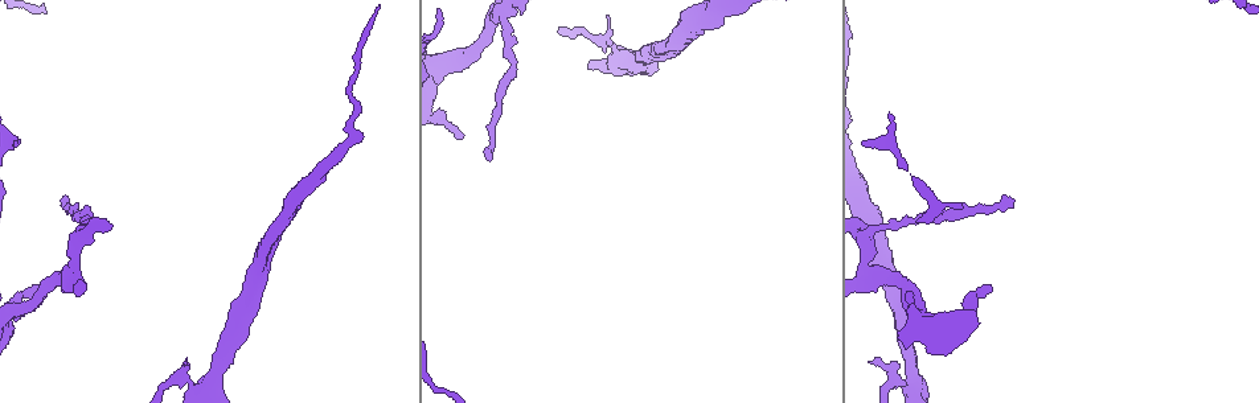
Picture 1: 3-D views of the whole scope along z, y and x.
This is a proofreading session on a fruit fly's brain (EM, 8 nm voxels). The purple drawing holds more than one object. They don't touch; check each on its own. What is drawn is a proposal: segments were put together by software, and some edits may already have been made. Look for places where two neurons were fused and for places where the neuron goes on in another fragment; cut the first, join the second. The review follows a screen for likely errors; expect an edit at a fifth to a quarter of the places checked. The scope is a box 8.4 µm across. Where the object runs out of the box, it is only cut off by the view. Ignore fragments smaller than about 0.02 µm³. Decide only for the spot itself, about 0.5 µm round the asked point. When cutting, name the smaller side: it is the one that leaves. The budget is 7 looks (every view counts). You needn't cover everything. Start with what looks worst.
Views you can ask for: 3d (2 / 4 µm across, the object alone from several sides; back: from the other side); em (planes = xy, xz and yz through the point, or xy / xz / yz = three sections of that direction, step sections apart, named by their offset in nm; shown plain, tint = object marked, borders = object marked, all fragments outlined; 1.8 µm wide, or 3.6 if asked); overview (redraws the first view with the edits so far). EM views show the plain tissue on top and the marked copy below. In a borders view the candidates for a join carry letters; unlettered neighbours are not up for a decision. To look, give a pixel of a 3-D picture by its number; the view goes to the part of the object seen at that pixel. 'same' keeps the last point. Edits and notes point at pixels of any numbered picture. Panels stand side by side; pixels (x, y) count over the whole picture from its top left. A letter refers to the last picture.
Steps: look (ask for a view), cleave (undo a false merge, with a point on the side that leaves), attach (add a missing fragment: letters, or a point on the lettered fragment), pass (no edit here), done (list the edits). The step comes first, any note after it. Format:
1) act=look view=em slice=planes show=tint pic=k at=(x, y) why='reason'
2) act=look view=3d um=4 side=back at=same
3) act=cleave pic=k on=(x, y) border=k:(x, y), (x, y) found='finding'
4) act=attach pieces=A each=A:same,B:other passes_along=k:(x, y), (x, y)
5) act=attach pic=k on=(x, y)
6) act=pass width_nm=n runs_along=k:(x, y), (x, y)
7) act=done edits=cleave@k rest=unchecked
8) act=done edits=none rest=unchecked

act=look view=em slice=xy step=8 show=tint pic=1 at=(988, 289) why='free end'

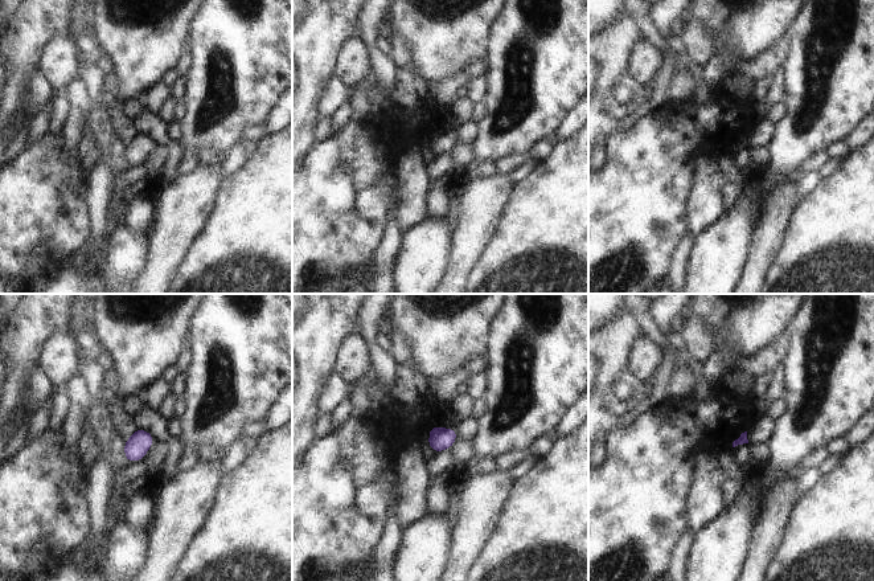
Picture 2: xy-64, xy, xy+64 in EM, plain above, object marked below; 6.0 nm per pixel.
act=look view=em slice=planes show=borders at=same why='another direction'

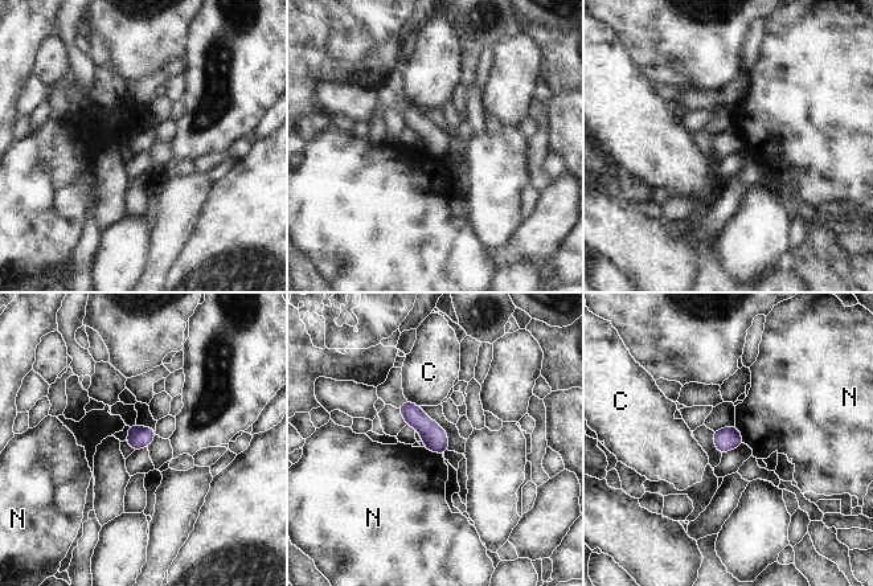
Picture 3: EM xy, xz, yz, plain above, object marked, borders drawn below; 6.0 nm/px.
act=pass longest_contact=N:130nm each=C:other,N:other border=3:(423, 447), (438, 451), (442, 455) found='no lettered fragment goes on from it'

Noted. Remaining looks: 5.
act=look view=3d um=4 pic=1 at=(489, 161) why='tapers out'

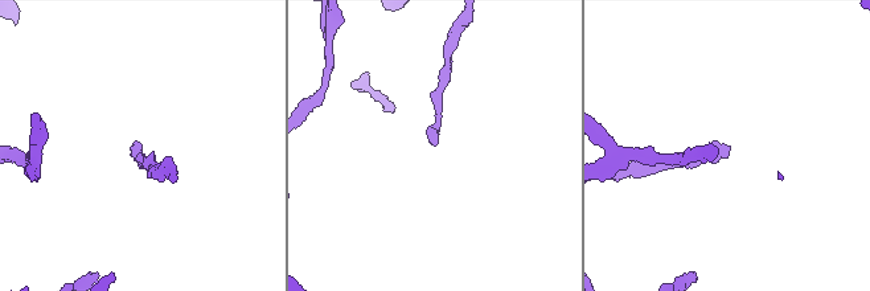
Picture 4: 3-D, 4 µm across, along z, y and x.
act=look view=em slice=xy step=16 show=borders pic=4 at=(727, 152)

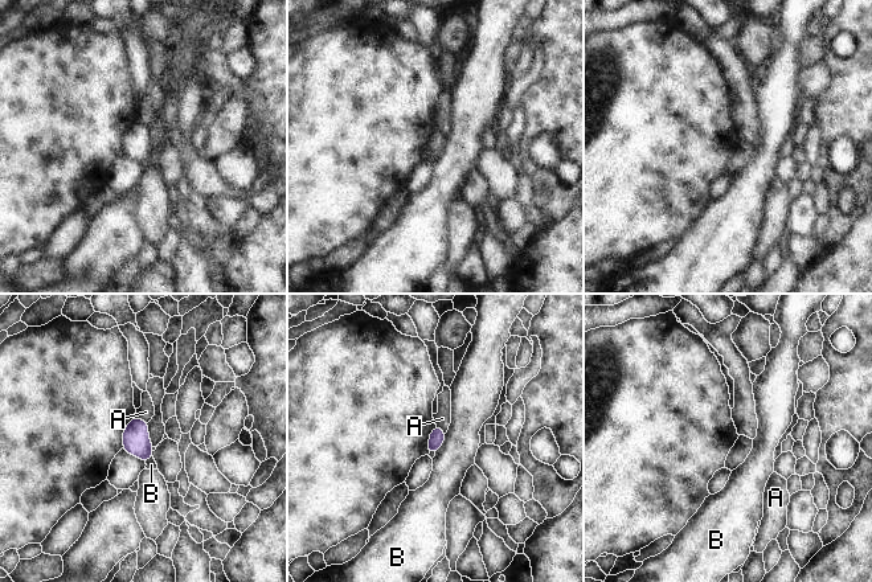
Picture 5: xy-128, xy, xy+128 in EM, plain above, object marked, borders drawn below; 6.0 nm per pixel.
act=pass width_nm=90 longest_contact=B:140nm each=A:other,B:other found='none of them fits'

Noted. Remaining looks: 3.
act=look view=em slice=planes show=tint pic=1 at=(80, 237) why='sharp bend'

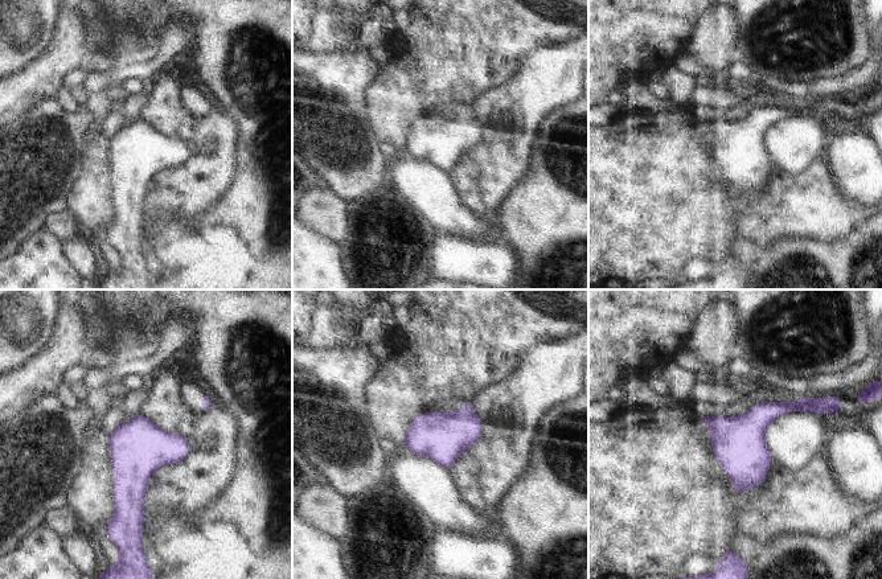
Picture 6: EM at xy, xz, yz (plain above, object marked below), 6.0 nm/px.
act=look view=em slice=planes show=borders at=same

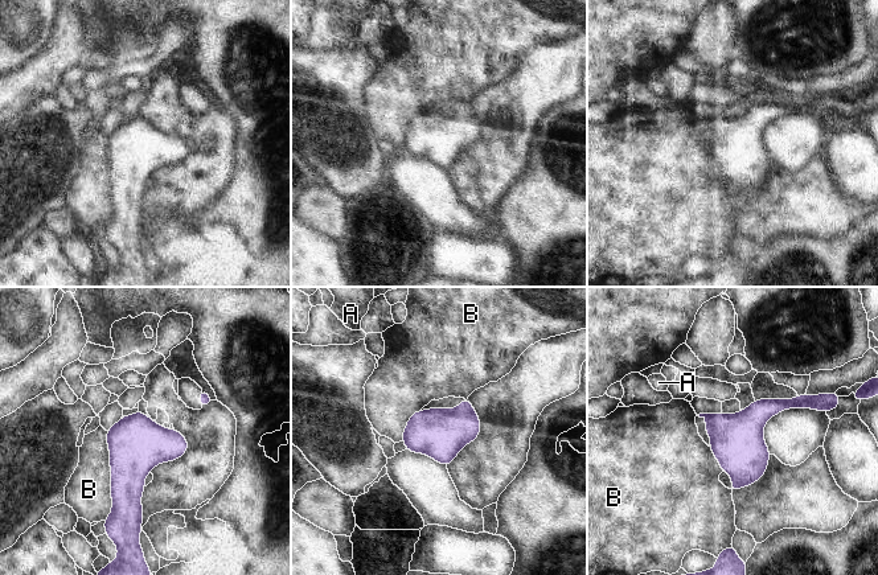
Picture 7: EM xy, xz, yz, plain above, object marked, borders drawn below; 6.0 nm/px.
act=pass width_nm=300 each=A:other,B:other border=7:(107, 431), (111, 512), (105, 518) found='all the same neuron'

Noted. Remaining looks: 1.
act=done edits=none rest=unchecked

